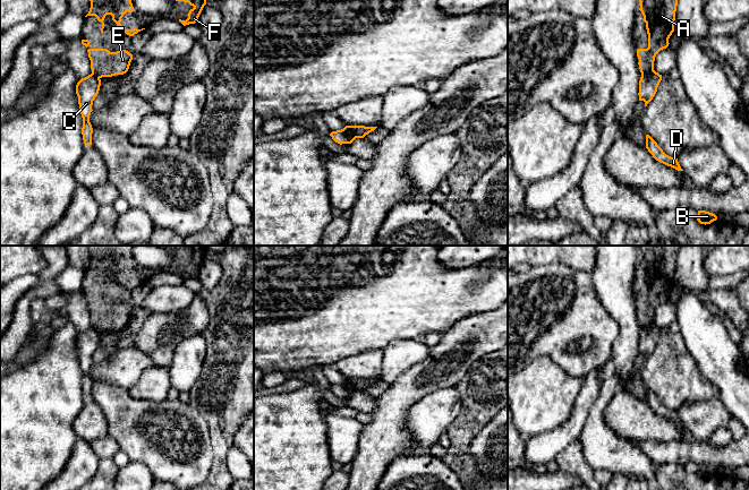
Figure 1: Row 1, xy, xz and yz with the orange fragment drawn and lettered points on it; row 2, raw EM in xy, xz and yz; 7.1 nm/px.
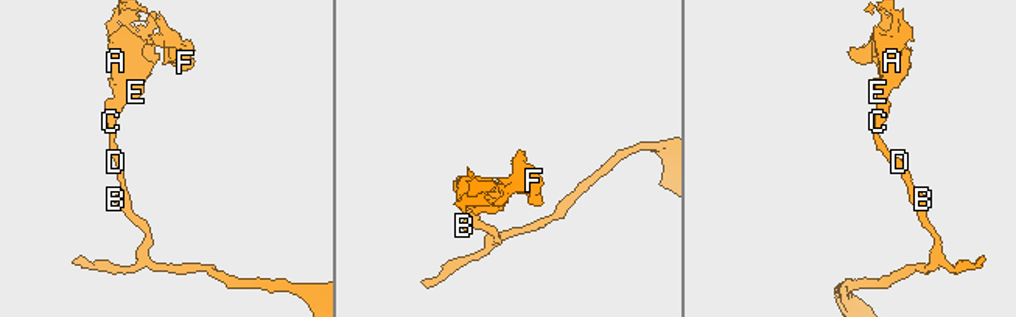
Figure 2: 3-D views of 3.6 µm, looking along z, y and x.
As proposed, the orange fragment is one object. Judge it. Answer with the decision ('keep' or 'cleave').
cleave

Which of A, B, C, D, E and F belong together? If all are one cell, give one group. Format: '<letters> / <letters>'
A E F / B C D

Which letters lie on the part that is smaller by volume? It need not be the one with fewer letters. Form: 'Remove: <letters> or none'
Remove: A, E, F

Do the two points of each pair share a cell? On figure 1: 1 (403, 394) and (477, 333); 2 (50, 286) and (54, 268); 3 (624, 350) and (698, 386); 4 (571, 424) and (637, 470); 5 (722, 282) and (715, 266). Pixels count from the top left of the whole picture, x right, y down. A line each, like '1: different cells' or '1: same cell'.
1: same cell
2: same cell
3: different cells
4: different cells
5: different cells

